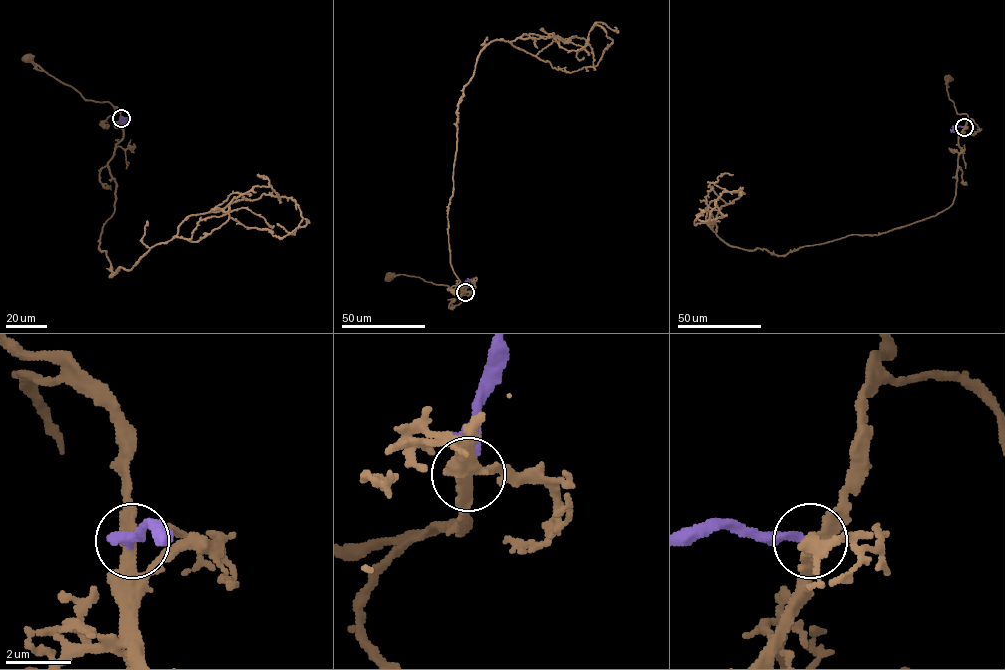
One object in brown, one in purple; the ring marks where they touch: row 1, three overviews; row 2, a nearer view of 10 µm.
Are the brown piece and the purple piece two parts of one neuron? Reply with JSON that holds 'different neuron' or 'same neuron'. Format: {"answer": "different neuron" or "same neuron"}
{"answer": "same neuron"}

